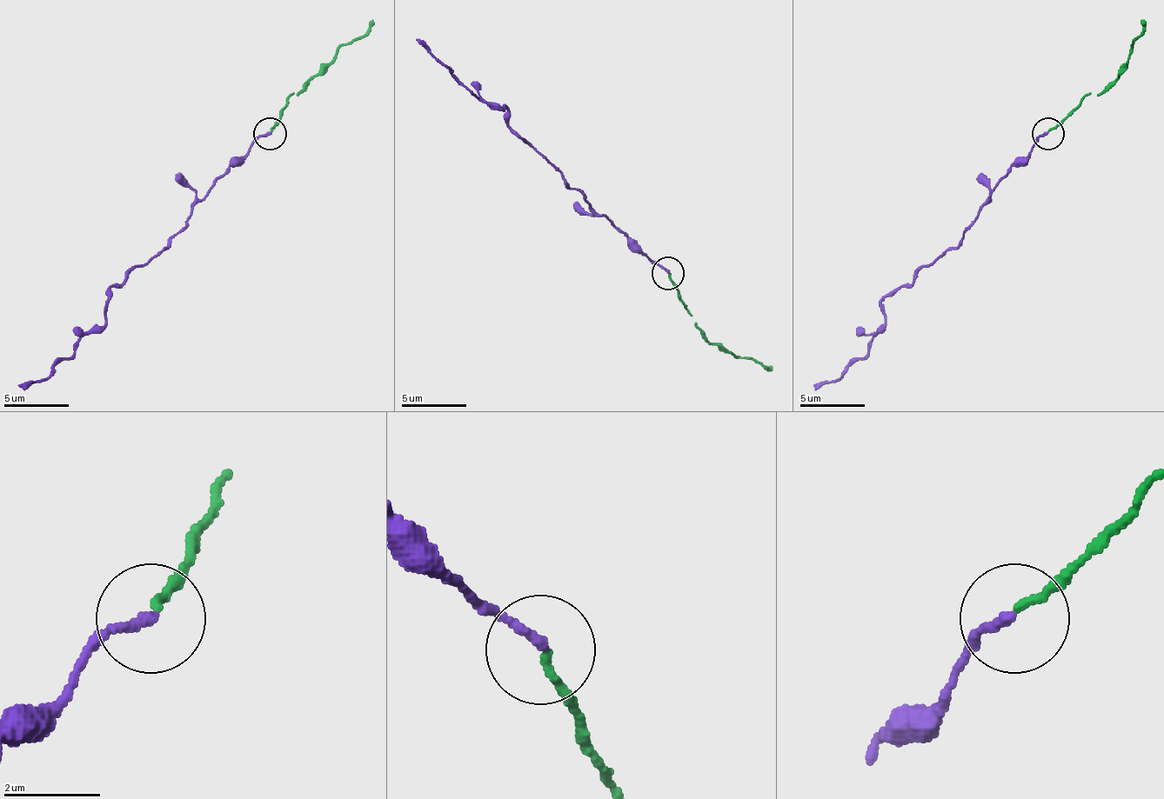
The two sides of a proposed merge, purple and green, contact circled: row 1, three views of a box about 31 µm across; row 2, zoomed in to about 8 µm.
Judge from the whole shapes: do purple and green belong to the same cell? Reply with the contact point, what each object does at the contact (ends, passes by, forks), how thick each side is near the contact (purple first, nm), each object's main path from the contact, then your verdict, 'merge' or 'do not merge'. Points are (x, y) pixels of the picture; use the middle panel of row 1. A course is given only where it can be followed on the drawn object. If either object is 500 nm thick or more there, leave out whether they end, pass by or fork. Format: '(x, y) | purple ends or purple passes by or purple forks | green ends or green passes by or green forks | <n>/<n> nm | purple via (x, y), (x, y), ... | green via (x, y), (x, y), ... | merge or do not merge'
(668, 273) | purple ends | green ends | 200/150 nm | purple via (667, 274), (572, 189), (518, 134), (507, 121), (505, 108), (505, 111), (491, 108), (417, 40) | green via (670, 274), (677, 296), (709, 342), (765, 368), (771, 365) | merge

